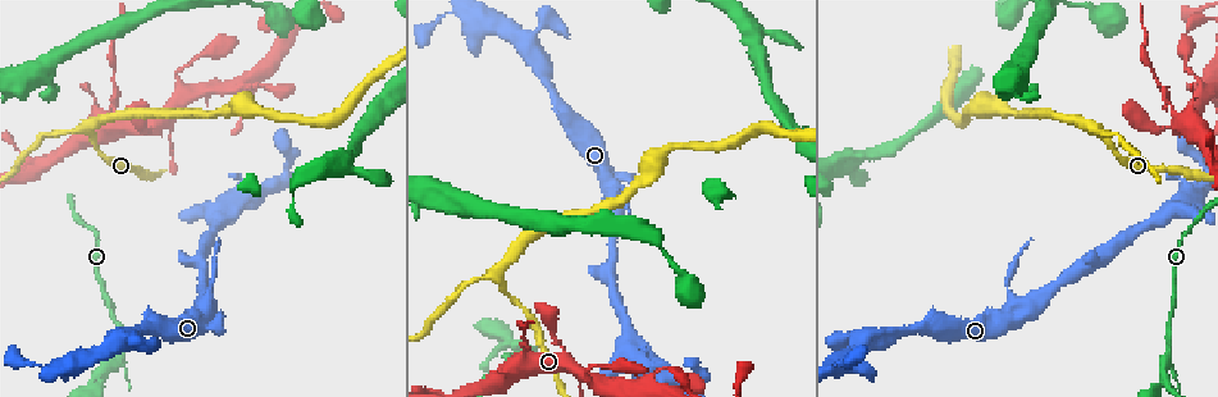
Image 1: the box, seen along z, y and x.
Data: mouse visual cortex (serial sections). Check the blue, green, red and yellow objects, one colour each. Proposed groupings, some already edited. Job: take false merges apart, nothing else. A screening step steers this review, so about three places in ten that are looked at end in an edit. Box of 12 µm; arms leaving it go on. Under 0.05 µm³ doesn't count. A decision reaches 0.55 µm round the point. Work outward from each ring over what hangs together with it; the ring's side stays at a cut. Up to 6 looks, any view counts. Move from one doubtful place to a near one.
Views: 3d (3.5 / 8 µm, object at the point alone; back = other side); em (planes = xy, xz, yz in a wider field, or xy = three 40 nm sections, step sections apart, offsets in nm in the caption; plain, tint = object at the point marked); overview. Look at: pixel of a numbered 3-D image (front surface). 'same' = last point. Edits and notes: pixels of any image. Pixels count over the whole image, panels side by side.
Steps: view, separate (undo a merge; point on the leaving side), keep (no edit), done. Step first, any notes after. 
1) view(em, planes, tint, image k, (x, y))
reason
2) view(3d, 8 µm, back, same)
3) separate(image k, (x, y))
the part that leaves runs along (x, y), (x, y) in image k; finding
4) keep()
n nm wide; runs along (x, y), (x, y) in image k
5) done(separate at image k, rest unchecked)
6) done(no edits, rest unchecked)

view(em, xy, step 1, tint, image 1, (528, 351))

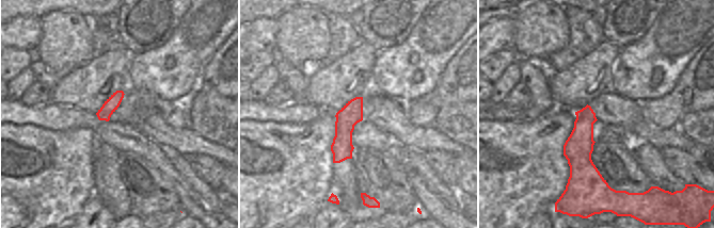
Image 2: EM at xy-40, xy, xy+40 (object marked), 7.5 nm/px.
view(3d, 3.5 µm, same)

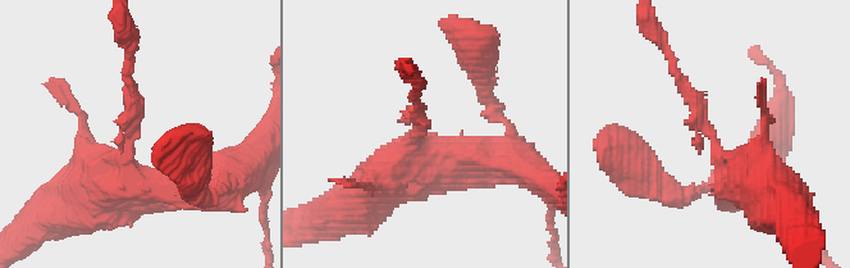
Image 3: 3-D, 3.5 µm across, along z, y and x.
keep()
runs along (587, 109), (584, 165), (603, 182) in image 2; continuous, no second cell

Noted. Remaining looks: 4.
view(3d, 8 µm, image 1, (1192, 71))
sharp bend

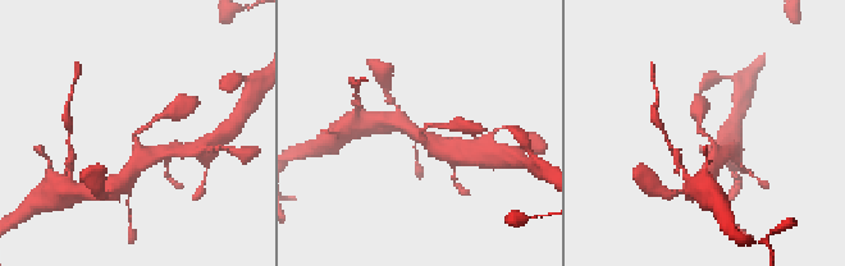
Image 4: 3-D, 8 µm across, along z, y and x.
view(3d, 3.5 µm, image 4, (703, 133))

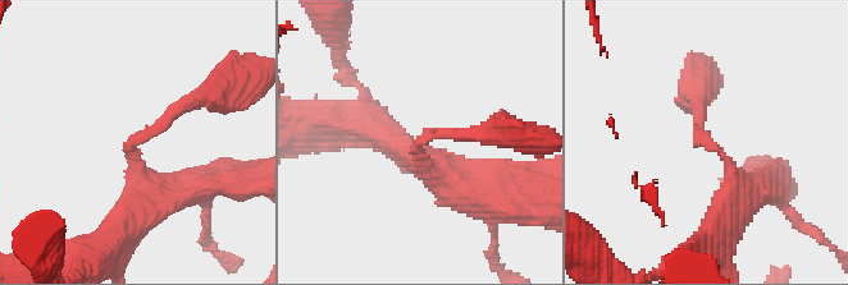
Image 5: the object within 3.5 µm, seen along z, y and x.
view(em, xy, step 5, tint, image 5, (715, 144))
arms of 150, 400 nm; need the tissue

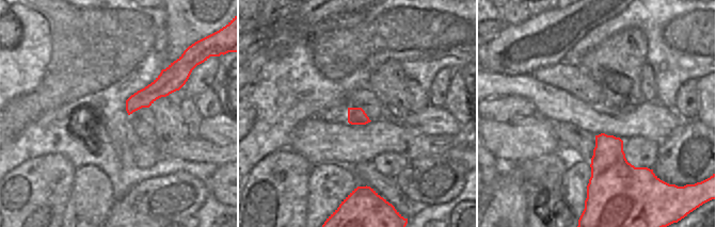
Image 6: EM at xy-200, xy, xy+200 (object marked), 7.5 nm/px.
keep()
runs along (136, 221), (131, 142), (195, 99) in image 5; one cell here

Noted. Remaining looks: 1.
done(no edits, rest unchecked)

